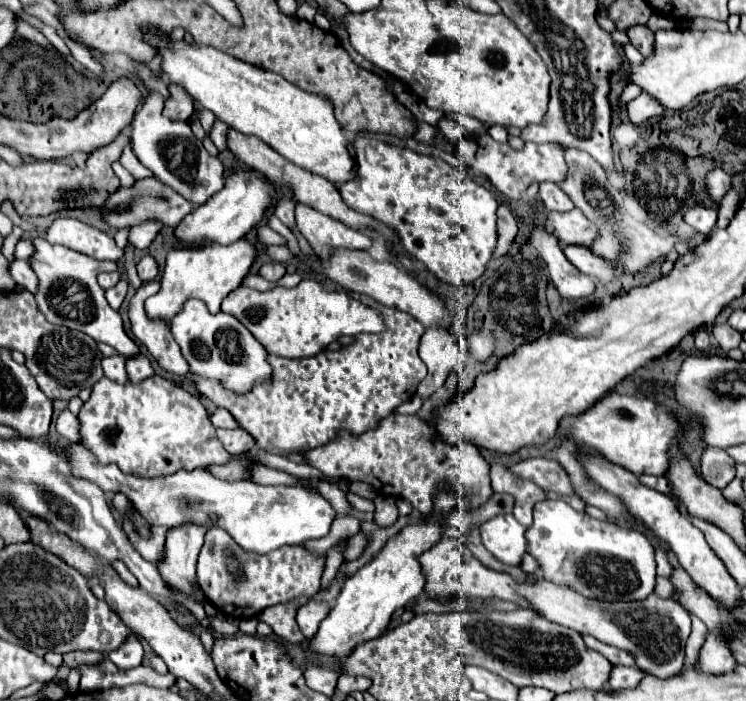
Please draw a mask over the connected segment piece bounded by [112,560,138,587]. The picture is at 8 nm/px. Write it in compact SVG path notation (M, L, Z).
M116 560L112 563L112 567L118 572L120 577L130 586L138 586L138 581L135 576L128 570L127 566L121 561Z

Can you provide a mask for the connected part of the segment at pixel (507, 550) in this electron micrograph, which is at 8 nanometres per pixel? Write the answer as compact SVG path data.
M513 514L495 516L481 524L483 546L503 564L519 566L523 554L527 552L527 528L519 524Z

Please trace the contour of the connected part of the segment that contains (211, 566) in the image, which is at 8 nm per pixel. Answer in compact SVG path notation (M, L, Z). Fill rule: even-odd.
M211 528L205 534L205 544L197 560L197 580L205 592L205 598L225 616L251 618L263 612L267 606L289 602L301 594L315 596L319 592L319 580L325 568L325 556L317 558L301 546L283 546L271 554L247 554L239 550L225 530ZM227 558L237 560L237 572L229 568Z

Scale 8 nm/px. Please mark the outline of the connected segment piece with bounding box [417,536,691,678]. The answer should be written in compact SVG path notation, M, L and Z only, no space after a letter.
M443 536L435 546L417 556L425 576L425 596L429 600L449 598L453 594L465 598L499 598L517 604L519 608L533 610L535 614L573 628L581 634L589 634L605 644L623 648L635 658L641 672L657 678L673 678L681 672L685 660L685 640L691 632L691 618L687 610L673 598L663 600L649 594L645 600L631 602L601 602L583 598L571 586L549 582L537 576L533 582L517 582L507 572L497 572L479 562L467 546L453 546L453 538Z

